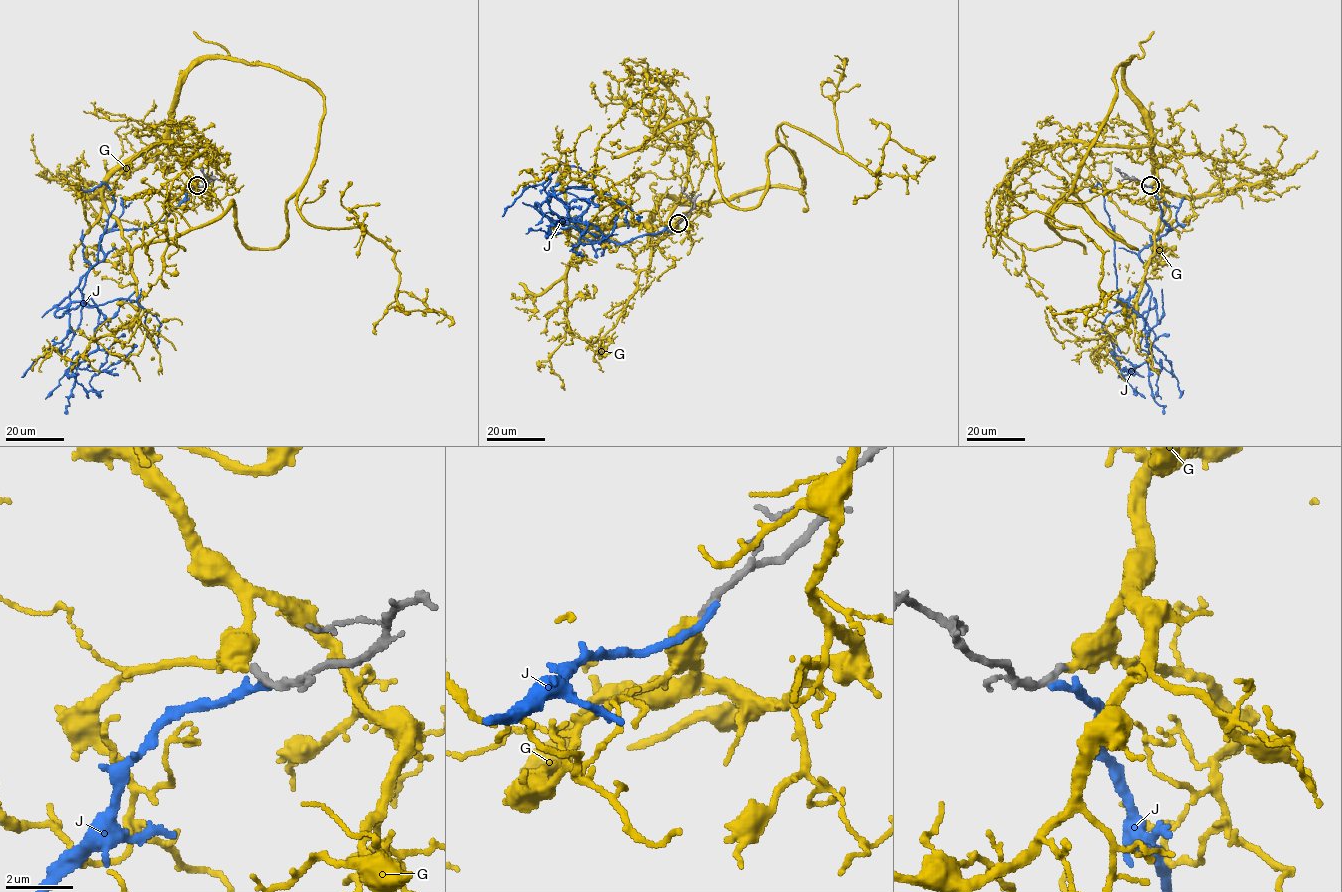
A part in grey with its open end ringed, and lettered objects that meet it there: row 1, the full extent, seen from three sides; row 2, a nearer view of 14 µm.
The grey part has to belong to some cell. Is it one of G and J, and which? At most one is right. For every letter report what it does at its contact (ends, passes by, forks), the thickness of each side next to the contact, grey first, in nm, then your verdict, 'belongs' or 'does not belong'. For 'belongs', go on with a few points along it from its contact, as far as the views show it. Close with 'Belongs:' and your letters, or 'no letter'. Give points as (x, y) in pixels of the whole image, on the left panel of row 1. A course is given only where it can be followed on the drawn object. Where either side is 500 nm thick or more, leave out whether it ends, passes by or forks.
G: it ends there; 240 nm thick on the grey side, 480 nm on the other; belongs; it runs (197, 185), (169, 146), (184, 76), (307, 79), (300, 214), (384, 242), (402, 310), (436, 324)
J: it ends there; 300 nm thick on the grey side, 240 nm on the other; does not belong
Belongs: G

